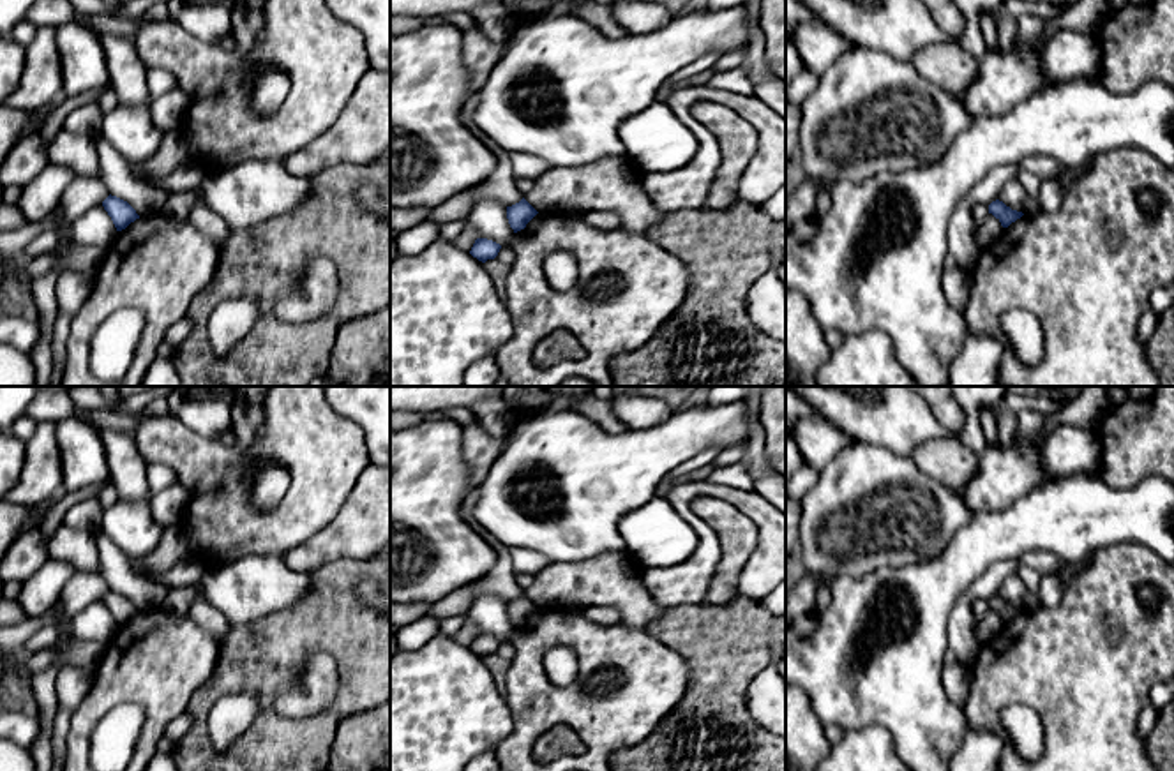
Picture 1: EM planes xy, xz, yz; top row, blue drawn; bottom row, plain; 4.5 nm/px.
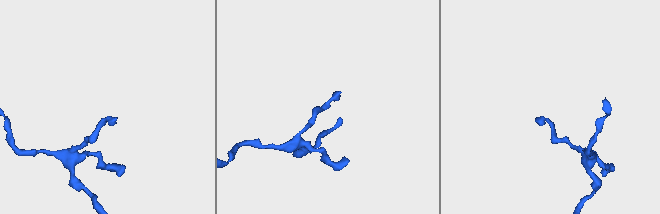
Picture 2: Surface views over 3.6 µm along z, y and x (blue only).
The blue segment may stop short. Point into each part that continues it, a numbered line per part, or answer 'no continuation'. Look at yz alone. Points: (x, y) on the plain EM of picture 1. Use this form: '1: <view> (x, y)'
no continuation

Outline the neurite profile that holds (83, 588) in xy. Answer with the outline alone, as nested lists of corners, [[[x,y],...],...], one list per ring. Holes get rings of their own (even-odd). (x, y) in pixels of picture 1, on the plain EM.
[[[74,572],[69,582],[62,588],[58,600],[64,612],[72,618],[94,602],[102,600],[109,591],[102,573],[97,572]]]

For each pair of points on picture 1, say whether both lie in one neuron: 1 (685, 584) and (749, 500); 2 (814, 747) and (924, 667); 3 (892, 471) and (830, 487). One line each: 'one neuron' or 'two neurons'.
1: one neuron
2: two neurons
3: one neuron

